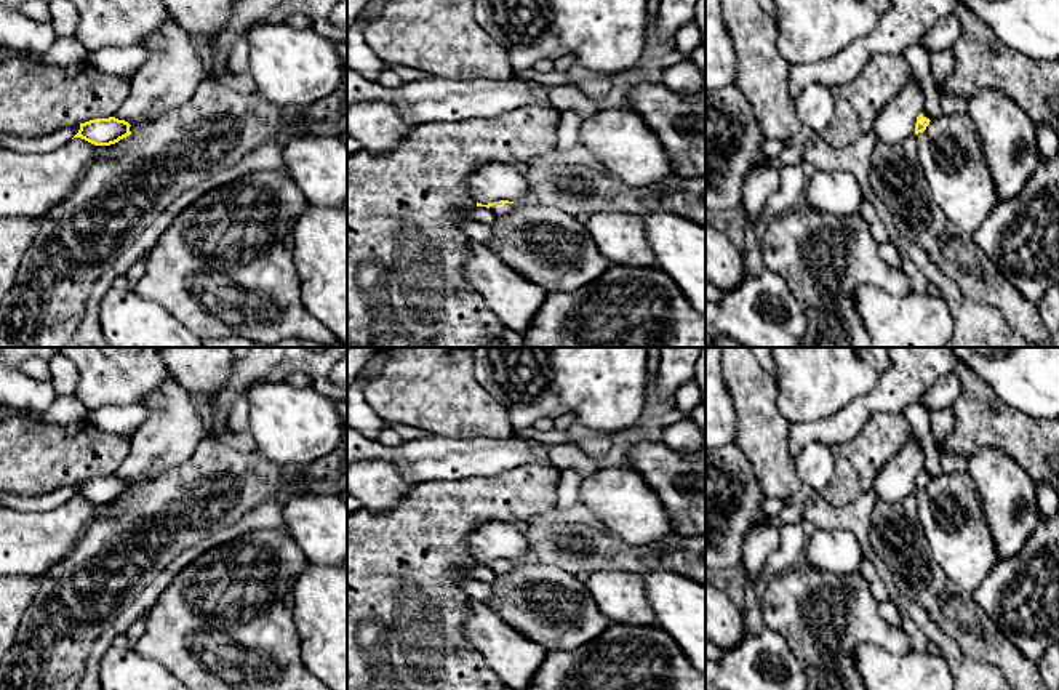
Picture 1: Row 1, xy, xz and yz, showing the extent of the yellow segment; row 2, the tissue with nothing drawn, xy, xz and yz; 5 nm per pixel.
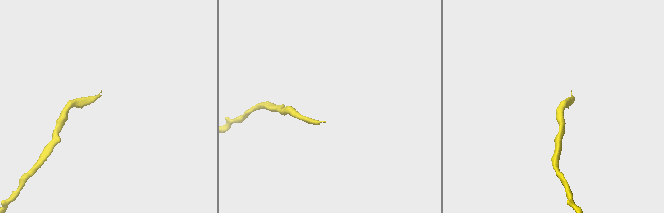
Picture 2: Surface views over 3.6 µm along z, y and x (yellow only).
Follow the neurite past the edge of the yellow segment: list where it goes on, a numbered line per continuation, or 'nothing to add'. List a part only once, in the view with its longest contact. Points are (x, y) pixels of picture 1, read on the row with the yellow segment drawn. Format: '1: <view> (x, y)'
1: xz (499, 208)

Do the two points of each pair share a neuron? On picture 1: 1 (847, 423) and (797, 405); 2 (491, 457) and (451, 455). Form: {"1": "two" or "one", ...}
{"1": "two", "2": "one"}

